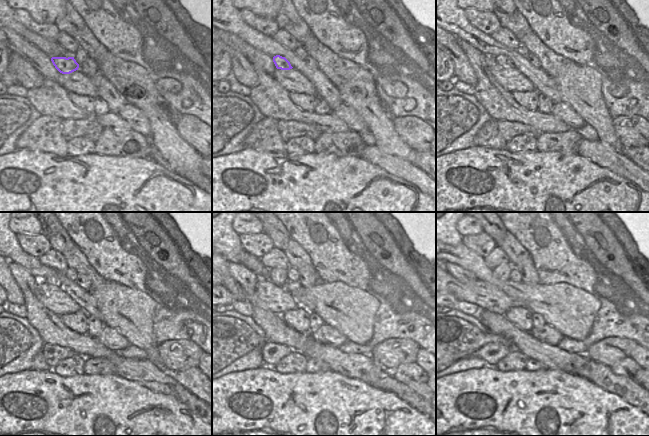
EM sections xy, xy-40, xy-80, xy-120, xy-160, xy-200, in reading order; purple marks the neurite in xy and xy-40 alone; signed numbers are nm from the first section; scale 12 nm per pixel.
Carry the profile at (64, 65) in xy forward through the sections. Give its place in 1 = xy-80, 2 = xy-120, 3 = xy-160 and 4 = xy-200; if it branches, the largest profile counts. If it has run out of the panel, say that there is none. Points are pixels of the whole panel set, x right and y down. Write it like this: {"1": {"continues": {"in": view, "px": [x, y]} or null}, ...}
{"1": {"continues": {"in": "xy-80", "px": [503, 60]}}, "2": {"continues": {"in": "xy-120", "px": [54, 280]}}, "3": {"continues": {"in": "xy-160", "px": [278, 277]}}, "4": {"continues": {"in": "xy-200", "px": [502, 272]}}}

